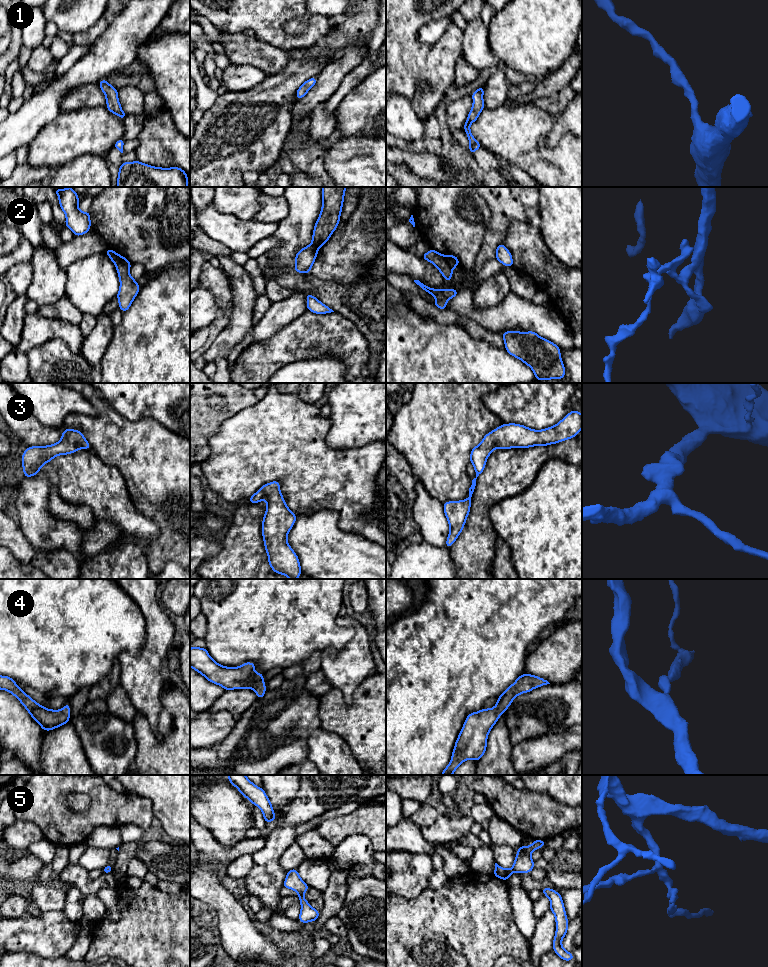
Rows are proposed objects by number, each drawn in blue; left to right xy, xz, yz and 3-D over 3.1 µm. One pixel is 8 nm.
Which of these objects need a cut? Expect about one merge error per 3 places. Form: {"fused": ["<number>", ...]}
{"fused": ["2"]}

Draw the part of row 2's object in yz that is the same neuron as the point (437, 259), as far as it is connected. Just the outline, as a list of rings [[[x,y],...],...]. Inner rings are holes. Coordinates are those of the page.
[[[432,249],[421,257],[435,265],[446,281],[450,281],[452,279],[453,268],[448,264],[444,255]]]

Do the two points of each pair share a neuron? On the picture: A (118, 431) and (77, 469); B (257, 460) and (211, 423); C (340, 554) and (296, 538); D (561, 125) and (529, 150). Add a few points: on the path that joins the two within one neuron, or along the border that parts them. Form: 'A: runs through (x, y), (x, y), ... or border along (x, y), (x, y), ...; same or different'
A: border along (91, 449), (106, 463), (114, 466); different
B: border along (236, 414), (227, 418), (209, 439), (209, 451); different
C: runs through (329, 554), (313, 538), (307, 538); same
D: border along (556, 117), (546, 138), (546, 145), (549, 148); different

